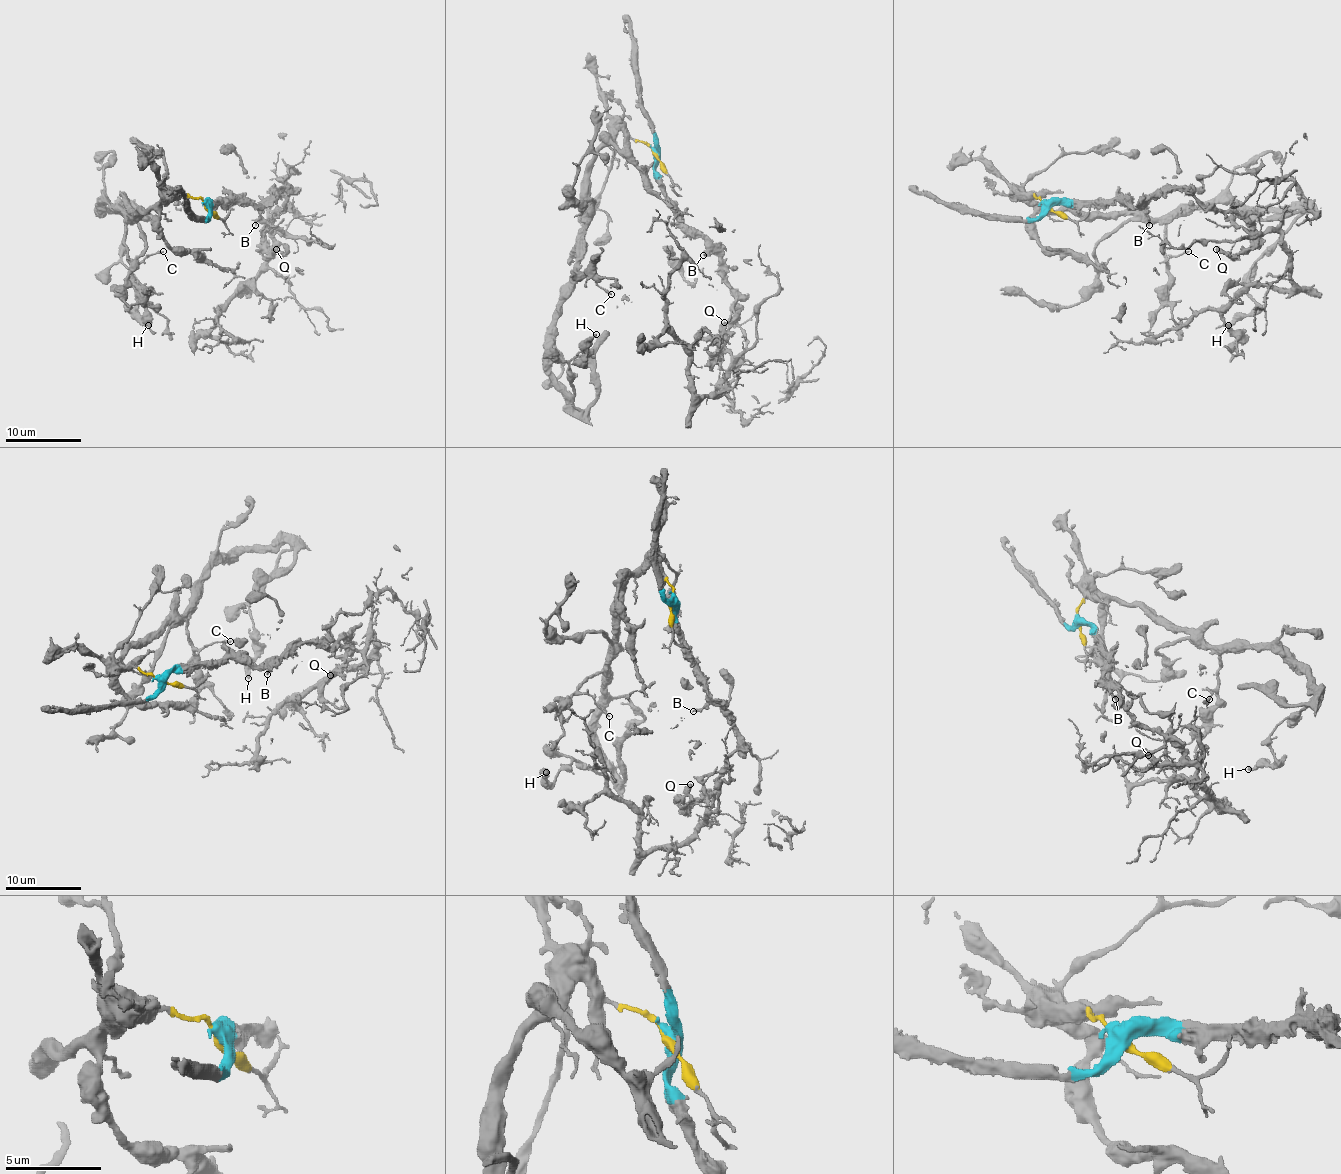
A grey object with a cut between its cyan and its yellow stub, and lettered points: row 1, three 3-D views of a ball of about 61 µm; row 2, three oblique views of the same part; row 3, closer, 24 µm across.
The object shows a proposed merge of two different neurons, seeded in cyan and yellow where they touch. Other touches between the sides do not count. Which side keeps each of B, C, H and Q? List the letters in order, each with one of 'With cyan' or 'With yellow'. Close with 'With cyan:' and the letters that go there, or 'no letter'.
B: With cyan
C: With yellow
H: With yellow
Q: With cyan
With cyan: B, Q

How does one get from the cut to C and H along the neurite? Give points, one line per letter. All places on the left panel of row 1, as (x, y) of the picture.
C: (207, 204), (193, 197), (171, 195), (150, 210), (143, 210), (126, 227), (124, 246), (131, 263), (163, 251)
H: (207, 204), (171, 195), (131, 217), (103, 206), (131, 212), (122, 261), (148, 325)

